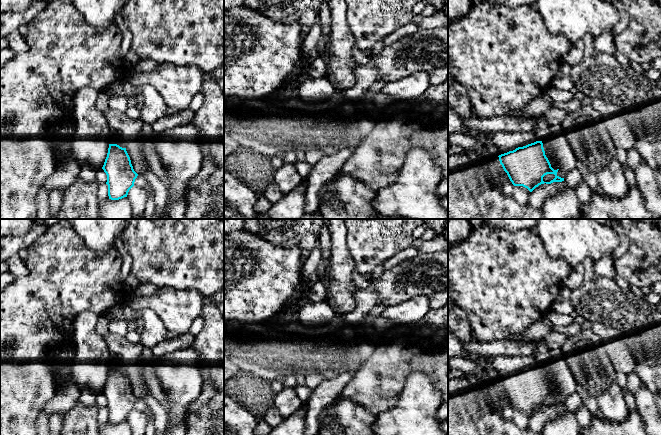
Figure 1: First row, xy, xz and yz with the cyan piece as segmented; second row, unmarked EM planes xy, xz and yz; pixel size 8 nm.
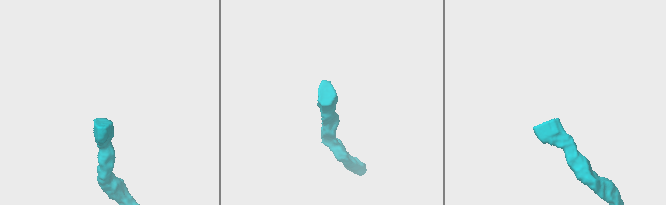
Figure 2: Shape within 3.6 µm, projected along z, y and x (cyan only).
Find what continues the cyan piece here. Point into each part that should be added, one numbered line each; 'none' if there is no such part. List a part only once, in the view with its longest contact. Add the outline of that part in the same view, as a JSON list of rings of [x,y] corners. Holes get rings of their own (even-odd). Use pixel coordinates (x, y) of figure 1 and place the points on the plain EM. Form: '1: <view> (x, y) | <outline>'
1: yz (504, 365) | [[[533,355],[528,356],[487,356],[487,364],[490,370],[499,373],[499,377],[504,378],[513,375],[518,371],[523,371],[537,365]]]

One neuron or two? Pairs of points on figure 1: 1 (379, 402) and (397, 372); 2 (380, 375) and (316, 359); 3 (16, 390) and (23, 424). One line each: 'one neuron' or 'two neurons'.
1: one neuron
2: two neurons
3: one neuron

